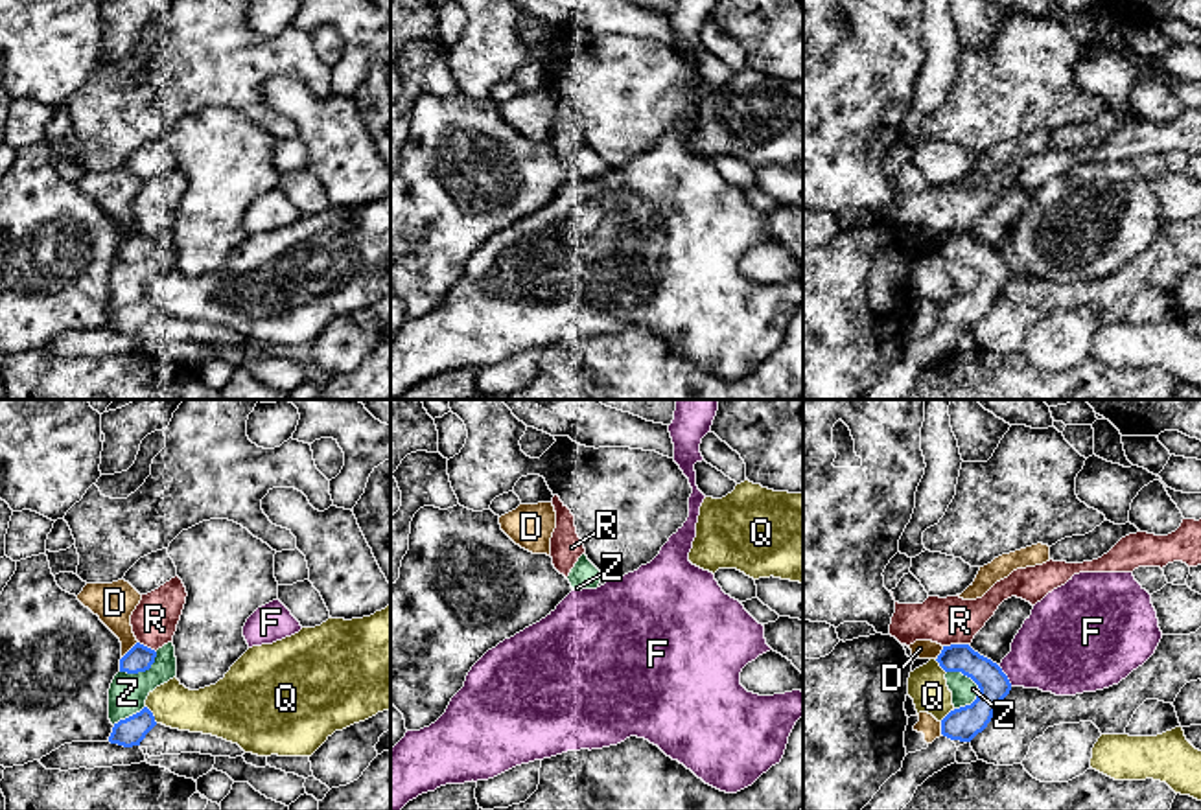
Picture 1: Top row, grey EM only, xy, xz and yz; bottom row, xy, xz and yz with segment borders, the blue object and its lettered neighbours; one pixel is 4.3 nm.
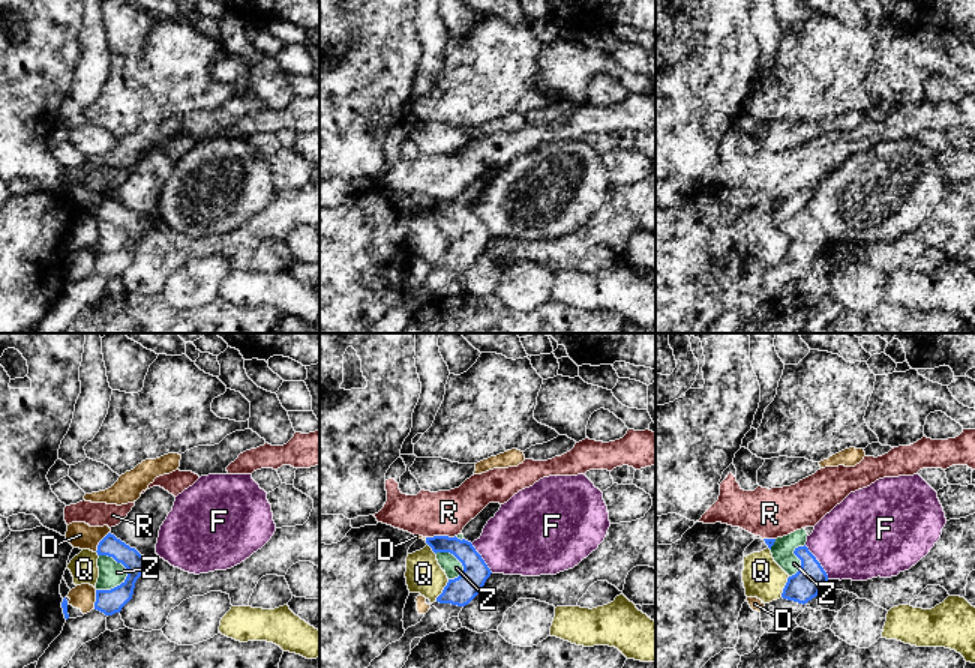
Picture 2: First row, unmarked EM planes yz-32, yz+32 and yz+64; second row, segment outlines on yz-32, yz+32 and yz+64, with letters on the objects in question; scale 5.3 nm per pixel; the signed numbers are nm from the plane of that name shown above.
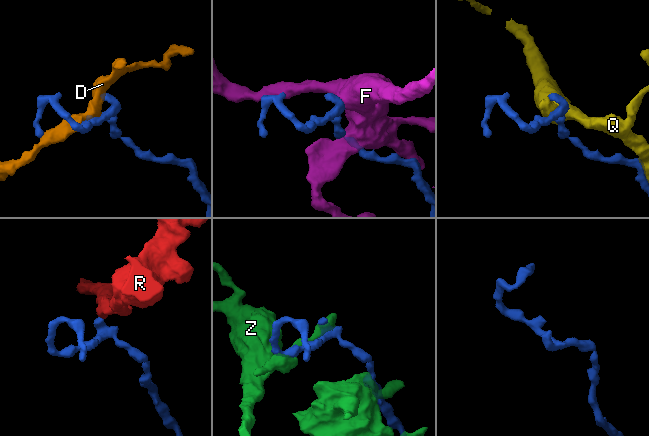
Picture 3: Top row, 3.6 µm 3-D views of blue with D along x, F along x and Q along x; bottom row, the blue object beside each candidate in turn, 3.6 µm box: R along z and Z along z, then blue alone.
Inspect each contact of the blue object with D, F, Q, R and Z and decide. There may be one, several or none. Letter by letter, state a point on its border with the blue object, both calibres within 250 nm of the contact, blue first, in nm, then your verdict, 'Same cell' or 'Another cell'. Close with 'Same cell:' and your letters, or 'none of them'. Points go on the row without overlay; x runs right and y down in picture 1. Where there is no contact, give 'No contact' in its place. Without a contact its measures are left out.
D: Touches blue at xy (129, 238). Thickness 120 nm (blue) against 180 nm. Another cell
F: Touches blue at yz (1006, 264). Thickness 140 nm (blue) against 360 nm. Another cell
Q: Touches blue at xy (151, 302). Thickness 120 nm (blue) against 200 nm. Another cell
R: Touches blue at yz (955, 232). Thickness 140 nm (blue) against 200 nm. Another cell
Z: Touches blue at yz (973, 267). Thickness 150 nm (blue) against 110 nm. Another cell
Same cell: none of them

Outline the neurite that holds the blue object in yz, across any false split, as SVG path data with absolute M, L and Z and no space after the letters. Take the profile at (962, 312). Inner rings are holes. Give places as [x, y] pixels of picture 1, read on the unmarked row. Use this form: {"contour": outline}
{"contour": "M969 232L943 234L936 249L945 260L962 260L980 276L971 293L954 296L941 307L943 324L971 330L987 315L995 296L1009 282L1011 271L997 250L974 239Z"}

